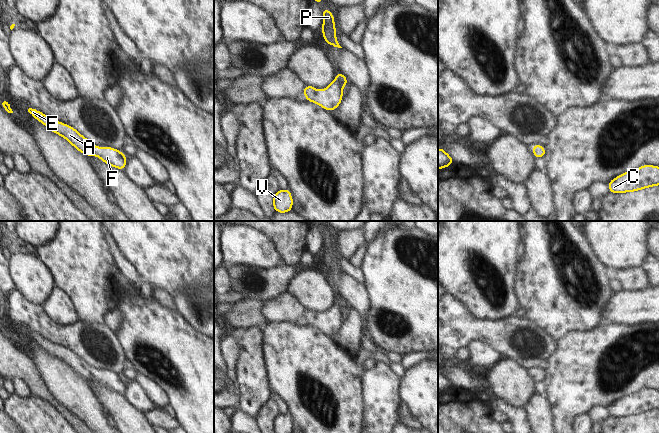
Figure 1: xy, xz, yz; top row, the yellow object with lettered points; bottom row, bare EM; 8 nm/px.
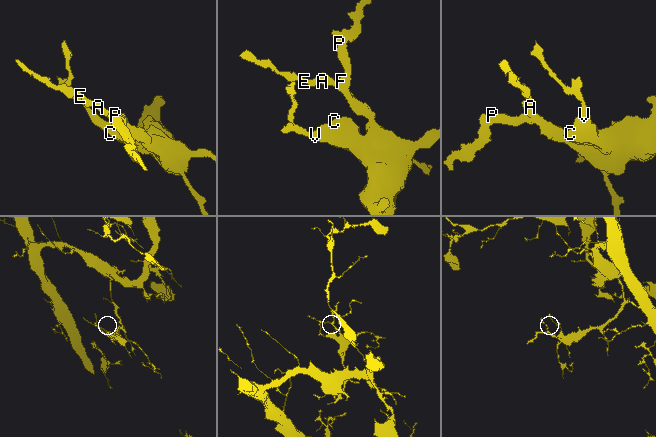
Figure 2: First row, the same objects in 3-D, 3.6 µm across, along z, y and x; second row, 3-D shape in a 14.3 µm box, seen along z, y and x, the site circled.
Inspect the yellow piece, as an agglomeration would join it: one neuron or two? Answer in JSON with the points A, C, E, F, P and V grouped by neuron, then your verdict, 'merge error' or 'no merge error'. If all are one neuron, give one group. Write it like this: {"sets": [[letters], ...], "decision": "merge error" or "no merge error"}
{"sets": [["A", "C", "E", "F", "P", "V"]], "decision": "no merge error"}

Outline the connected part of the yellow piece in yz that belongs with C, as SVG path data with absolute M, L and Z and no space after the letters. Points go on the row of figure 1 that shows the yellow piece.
M643 165L612 179L608 184L609 193L635 192L659 185L659 167Z

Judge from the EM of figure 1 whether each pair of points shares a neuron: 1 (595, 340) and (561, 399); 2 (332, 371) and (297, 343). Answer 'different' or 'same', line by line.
1: same
2: same

